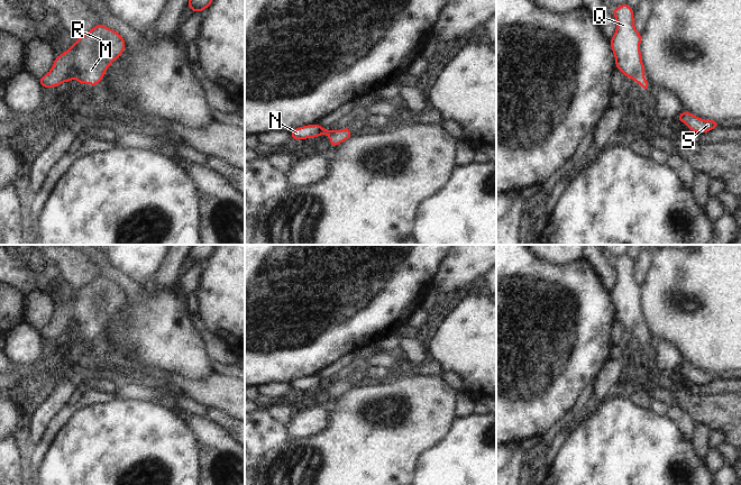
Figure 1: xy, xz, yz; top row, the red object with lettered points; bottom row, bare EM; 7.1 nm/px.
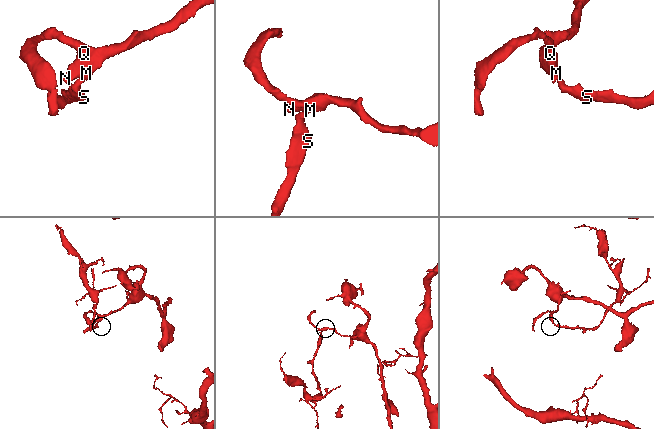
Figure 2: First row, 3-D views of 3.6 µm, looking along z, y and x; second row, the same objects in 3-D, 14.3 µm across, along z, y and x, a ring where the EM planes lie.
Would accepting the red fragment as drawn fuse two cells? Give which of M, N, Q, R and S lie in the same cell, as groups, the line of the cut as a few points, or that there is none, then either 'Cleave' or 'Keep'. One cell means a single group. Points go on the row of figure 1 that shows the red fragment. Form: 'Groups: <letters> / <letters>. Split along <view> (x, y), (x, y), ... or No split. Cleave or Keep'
Groups: M N Q R S. No split. Keep

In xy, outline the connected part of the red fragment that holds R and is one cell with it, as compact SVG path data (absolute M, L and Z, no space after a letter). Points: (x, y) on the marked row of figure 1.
M99 22L80 36L65 53L55 57L51 71L38 81L42 88L55 88L67 81L73 82L76 73L79 85L89 83L95 86L125 47L126 42L119 33Z

